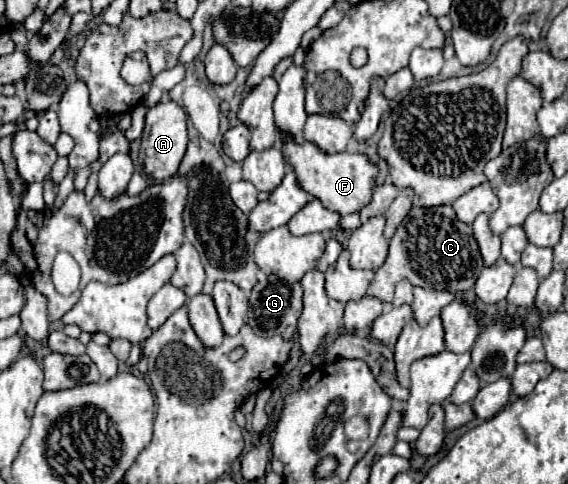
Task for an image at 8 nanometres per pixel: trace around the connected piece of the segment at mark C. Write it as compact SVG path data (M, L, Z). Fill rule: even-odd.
M451 205L413 207L391 237L387 261L375 271L375 279L369 285L367 295L389 303L393 299L393 289L401 279L409 279L411 285L423 289L465 293L473 289L483 267L485 265L479 253L479 245L473 237L473 227L461 223Z

